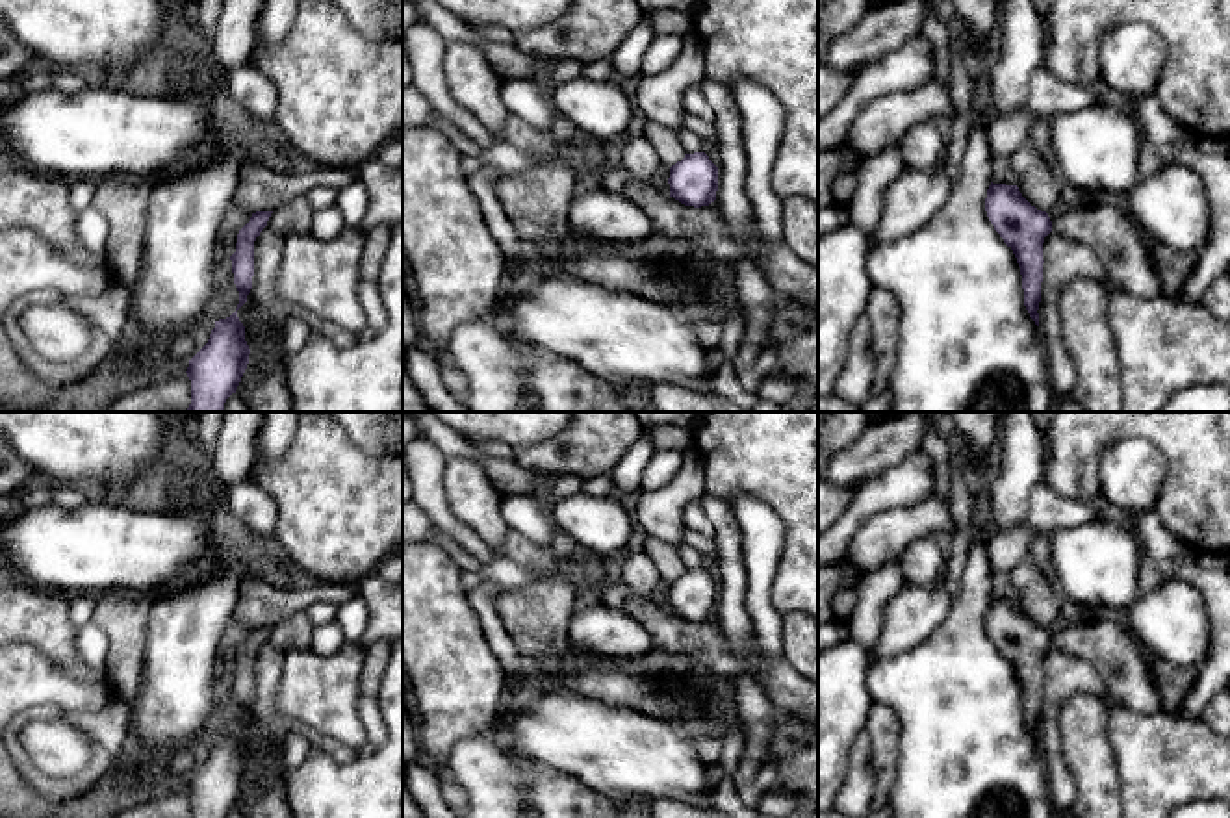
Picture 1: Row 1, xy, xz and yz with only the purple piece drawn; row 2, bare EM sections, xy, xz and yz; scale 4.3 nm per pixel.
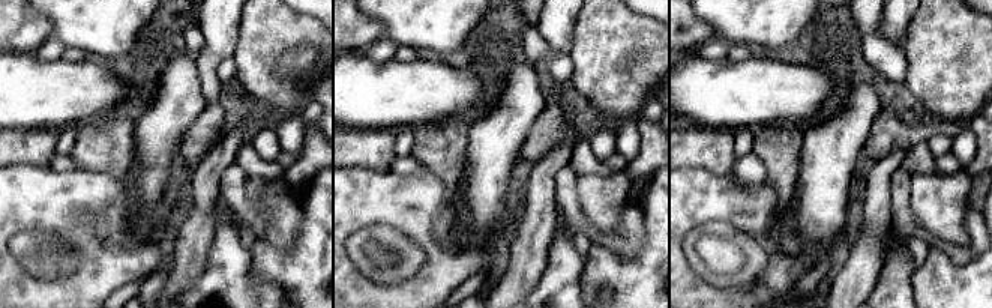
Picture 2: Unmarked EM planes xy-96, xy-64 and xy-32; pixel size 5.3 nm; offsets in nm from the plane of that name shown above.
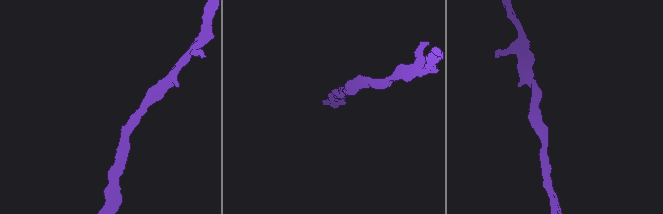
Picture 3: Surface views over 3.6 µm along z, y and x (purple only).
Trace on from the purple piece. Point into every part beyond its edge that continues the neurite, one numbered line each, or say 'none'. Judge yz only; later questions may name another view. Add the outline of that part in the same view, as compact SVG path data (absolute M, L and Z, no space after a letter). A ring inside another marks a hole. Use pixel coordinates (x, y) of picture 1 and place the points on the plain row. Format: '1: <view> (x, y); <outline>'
none

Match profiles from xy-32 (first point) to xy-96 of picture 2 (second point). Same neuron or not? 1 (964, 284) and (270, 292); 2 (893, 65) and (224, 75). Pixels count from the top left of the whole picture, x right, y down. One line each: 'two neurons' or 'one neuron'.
1: two neurons
2: one neuron

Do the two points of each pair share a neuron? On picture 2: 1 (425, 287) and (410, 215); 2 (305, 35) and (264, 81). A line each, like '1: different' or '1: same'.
1: same
2: same

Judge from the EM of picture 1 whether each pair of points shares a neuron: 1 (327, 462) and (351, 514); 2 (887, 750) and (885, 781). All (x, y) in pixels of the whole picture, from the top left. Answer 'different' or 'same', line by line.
1: same
2: same

